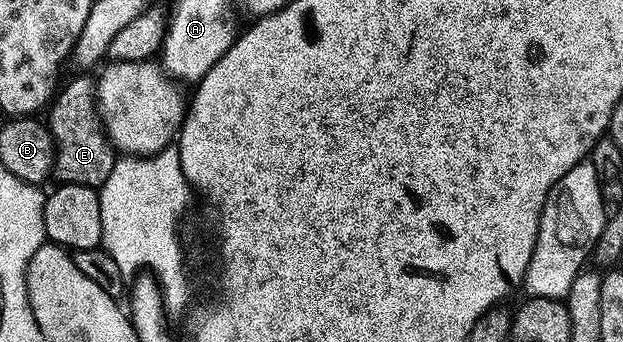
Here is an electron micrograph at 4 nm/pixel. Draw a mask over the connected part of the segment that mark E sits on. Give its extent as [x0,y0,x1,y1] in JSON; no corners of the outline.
[45,74,117,190]

